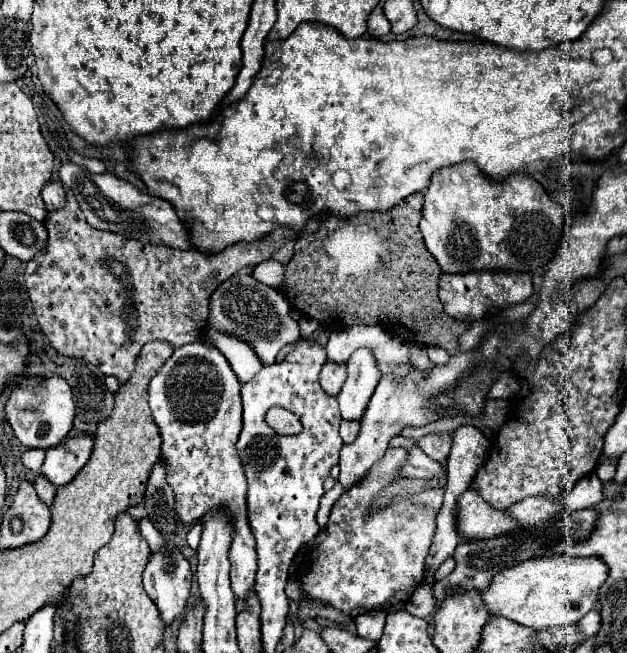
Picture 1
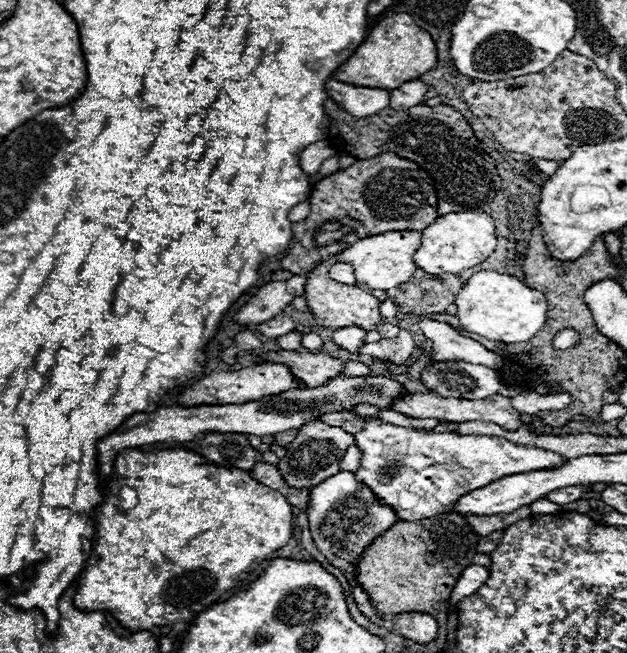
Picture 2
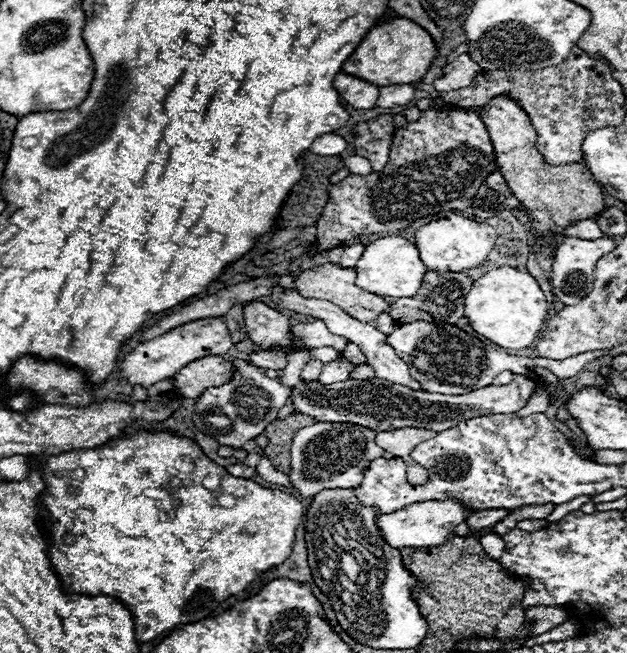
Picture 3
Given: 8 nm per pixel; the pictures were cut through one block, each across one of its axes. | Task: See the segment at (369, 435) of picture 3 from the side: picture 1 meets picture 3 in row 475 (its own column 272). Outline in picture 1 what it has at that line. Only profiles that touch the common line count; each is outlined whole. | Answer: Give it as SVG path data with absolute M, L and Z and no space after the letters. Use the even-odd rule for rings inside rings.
M236 274L224 280L210 296L208 328L248 342L260 358L262 366L274 364L278 352L284 346L300 340L300 326L298 320L294 320L290 314L288 300L278 290L272 290L270 286L258 282L254 276L248 274Z

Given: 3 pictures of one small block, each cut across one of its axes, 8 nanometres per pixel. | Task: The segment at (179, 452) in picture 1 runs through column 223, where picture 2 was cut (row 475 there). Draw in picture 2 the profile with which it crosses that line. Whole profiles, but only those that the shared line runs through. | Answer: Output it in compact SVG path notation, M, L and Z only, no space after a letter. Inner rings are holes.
M356 404L352 414L366 420L354 440L362 452L356 480L372 488L380 504L394 508L398 520L414 522L440 512L450 512L454 504L468 492L488 486L510 474L530 472L540 468L556 468L564 464L564 456L508 442L498 436L458 436L456 432L412 430L380 422L380 408Z

